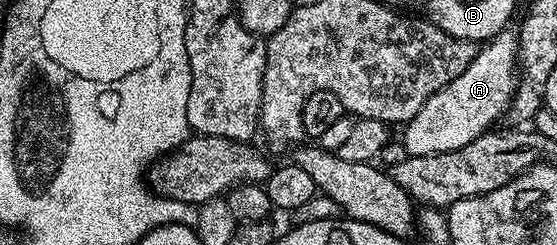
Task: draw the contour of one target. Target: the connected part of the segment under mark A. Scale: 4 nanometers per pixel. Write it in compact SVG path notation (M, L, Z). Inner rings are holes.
M512 29L500 30L493 38L478 49L475 60L451 80L415 116L404 123L403 141L411 158L431 156L439 152L451 152L471 144L479 135L486 133L500 118L506 117L509 105L517 91L519 59L517 57L517 37Z

